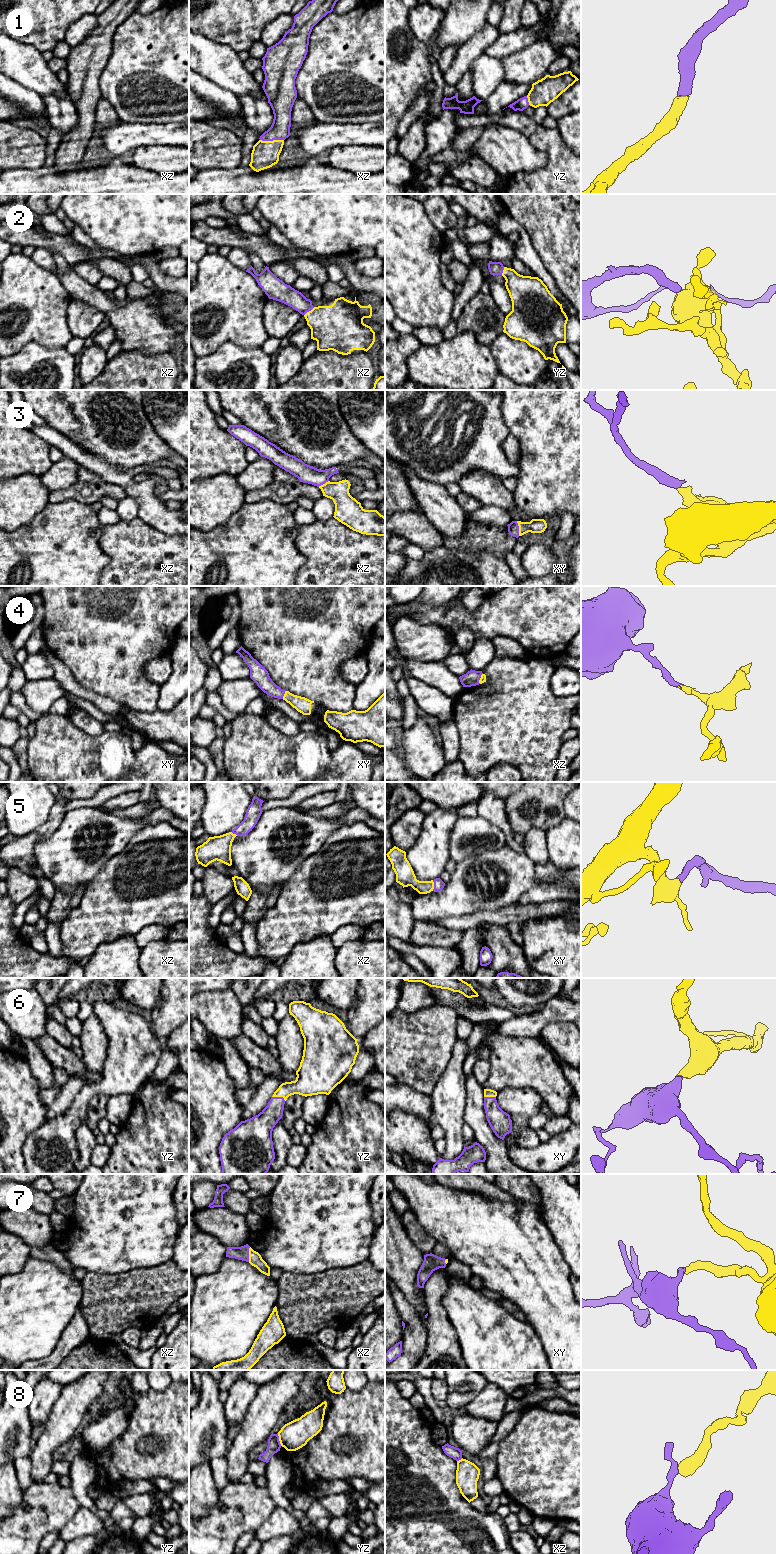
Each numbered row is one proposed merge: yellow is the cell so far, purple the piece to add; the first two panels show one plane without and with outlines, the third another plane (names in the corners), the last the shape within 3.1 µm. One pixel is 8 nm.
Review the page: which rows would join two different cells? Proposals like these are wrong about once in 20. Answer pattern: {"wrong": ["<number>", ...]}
{"wrong": ["8"]}

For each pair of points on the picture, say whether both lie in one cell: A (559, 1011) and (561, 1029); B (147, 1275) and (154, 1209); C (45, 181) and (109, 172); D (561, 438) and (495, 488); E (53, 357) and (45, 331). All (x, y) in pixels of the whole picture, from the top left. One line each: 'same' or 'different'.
A: different
B: different
C: same
D: different
E: different

